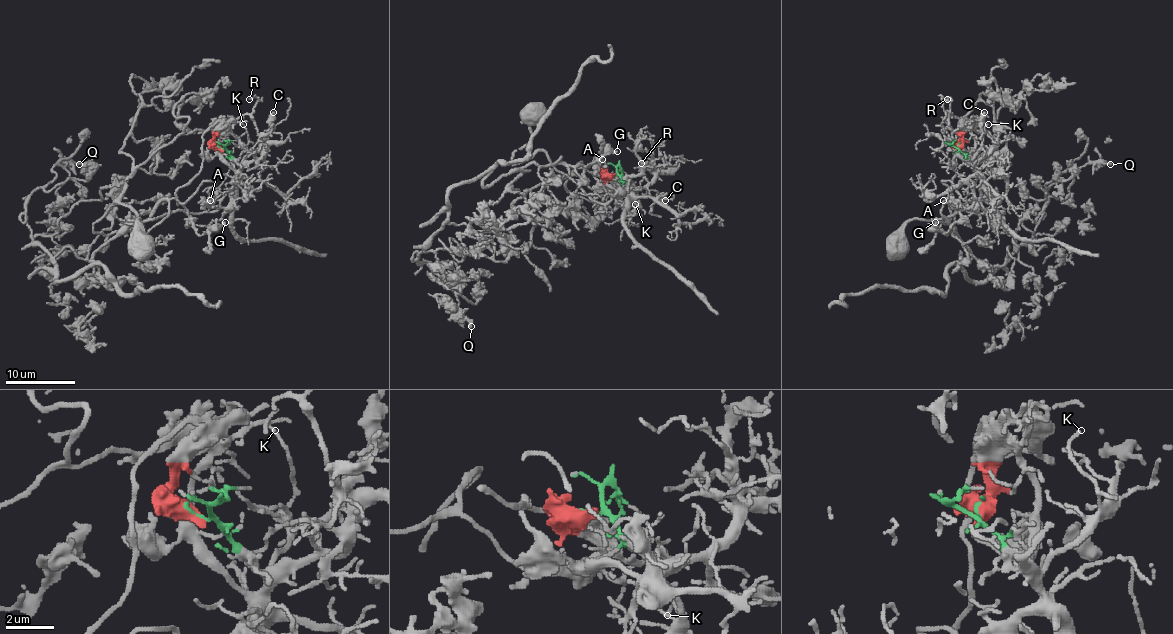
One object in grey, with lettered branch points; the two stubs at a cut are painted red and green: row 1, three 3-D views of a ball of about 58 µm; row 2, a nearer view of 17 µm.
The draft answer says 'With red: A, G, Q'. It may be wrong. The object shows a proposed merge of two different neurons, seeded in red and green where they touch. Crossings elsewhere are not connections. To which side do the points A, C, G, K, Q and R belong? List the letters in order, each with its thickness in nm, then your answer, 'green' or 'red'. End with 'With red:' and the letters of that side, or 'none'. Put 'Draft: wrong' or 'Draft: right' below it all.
A: 280 nm | red
C: 400 nm | green
G: 260 nm | red
K: 110 nm | green
Q: 320 nm | red
R: 100 nm | green
With red: A, G, Q
Draft: right

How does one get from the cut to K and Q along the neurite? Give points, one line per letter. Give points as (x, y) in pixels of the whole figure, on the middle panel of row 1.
K: (612, 174), (617, 174), (629, 187), (640, 209), (638, 200), (634, 204)
Q: (612, 174), (529, 162), (487, 187), (482, 174), (453, 188), (447, 220), (418, 254), (447, 275), (472, 327)

